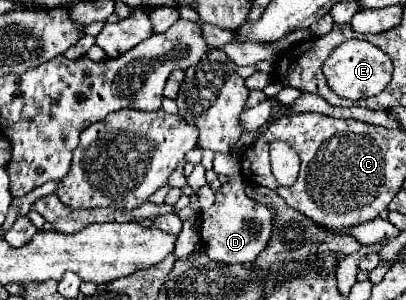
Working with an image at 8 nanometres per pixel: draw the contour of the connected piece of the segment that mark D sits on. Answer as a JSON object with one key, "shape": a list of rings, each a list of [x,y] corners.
{"shape":[[[241,174],[231,176],[227,184],[223,184],[215,192],[215,202],[209,210],[201,212],[201,248],[215,262],[223,264],[251,264],[267,246],[271,236],[273,210],[257,204],[255,200],[245,196],[245,180]]]}

